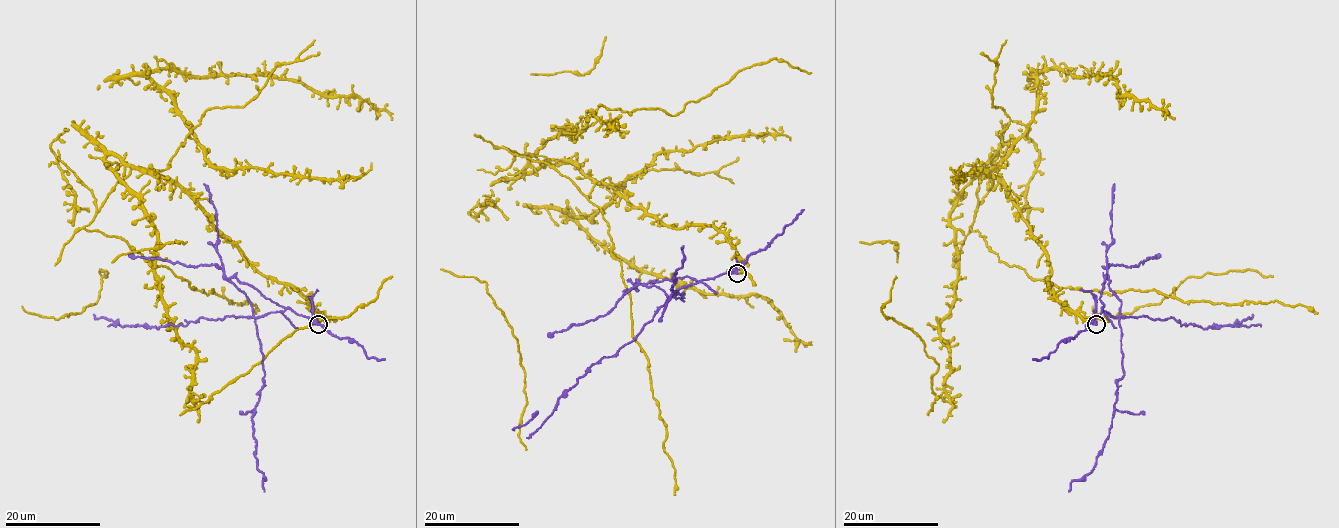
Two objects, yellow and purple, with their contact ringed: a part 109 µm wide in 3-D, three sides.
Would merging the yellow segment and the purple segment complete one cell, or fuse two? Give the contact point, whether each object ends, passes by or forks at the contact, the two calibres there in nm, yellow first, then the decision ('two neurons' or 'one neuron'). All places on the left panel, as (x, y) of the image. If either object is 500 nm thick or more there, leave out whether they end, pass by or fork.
at (318, 324); yellow ends there; purple ends there; 300 nm thick on the yellow side, 380 nm on the other; two neurons

